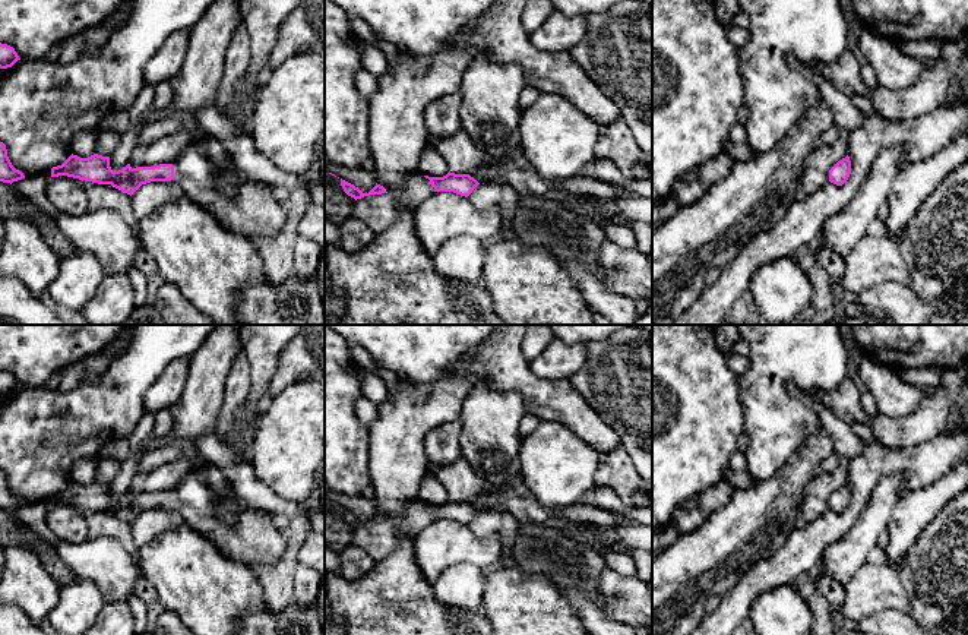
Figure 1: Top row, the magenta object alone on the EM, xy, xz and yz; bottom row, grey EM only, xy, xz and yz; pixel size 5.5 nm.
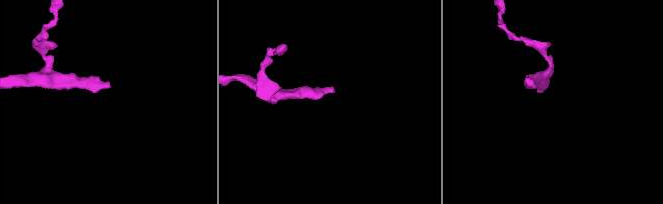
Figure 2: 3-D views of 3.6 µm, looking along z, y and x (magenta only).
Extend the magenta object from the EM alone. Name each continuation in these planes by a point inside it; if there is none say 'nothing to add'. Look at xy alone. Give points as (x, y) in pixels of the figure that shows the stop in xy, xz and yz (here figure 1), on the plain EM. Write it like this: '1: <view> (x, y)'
1: xy (253, 540)

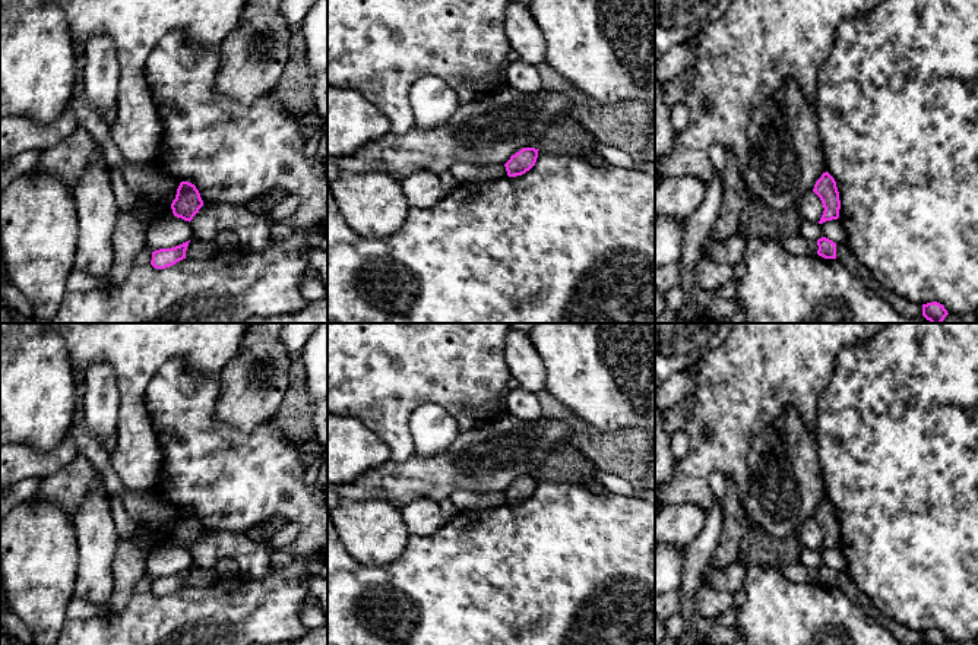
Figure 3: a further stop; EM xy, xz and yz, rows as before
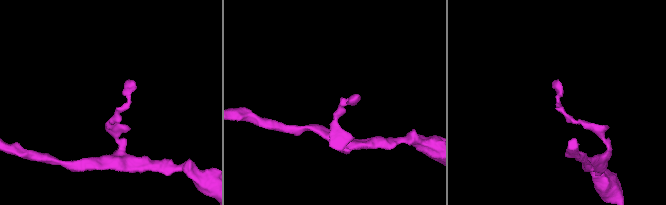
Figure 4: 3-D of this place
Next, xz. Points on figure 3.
nothing to add

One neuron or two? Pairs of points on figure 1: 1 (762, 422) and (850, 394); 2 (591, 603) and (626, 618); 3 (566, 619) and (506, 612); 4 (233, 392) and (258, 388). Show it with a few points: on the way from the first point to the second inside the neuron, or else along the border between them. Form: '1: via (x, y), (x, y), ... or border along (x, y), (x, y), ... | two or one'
1: border along (845, 378), (835, 388), (821, 391), (819, 401) | two
2: border along (601, 572), (595, 590), (601, 607), (614, 619) | two
3: via (551, 619), (531, 619), (521, 613) | one
4: border along (247, 356), (250, 391), (231, 419) | two

